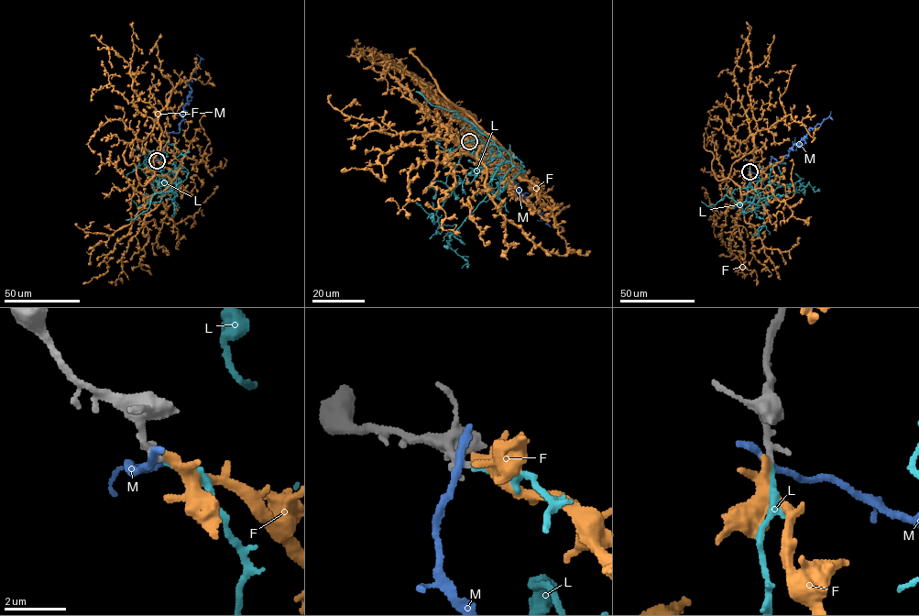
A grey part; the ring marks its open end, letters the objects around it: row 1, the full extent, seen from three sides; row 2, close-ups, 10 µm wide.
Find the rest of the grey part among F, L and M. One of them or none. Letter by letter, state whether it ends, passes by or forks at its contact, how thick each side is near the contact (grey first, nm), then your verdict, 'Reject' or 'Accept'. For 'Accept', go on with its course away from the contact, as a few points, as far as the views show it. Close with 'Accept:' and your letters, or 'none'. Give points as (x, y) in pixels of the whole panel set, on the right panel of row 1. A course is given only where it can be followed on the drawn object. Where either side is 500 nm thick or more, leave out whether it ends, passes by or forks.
F: It passes by. Thickness 240 nm (grey) against 260 nm. Reject
L: It ends there. Thickness 240 nm (grey) against 180 nm. Accept. Its course: (749, 171), (746, 188), (732, 193), (738, 203), (763, 205), (808, 183), (815, 192), (820, 189)
M: It ends there. Thickness 280 nm (grey) against 320 nm. Reject
Accept: L

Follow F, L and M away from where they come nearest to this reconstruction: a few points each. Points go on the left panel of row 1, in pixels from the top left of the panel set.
F: (157, 160), (177, 172), (173, 179), (155, 174), (161, 134), (157, 109), (133, 89), (127, 62), (90, 36)
L: (157, 160), (162, 179), (160, 188), (171, 192), (181, 182), (146, 164), (145, 156), (156, 156), (152, 153)
M: (156, 160), (161, 158), (169, 133), (180, 132), (183, 107), (191, 92), (187, 83), (201, 59), (196, 54)

